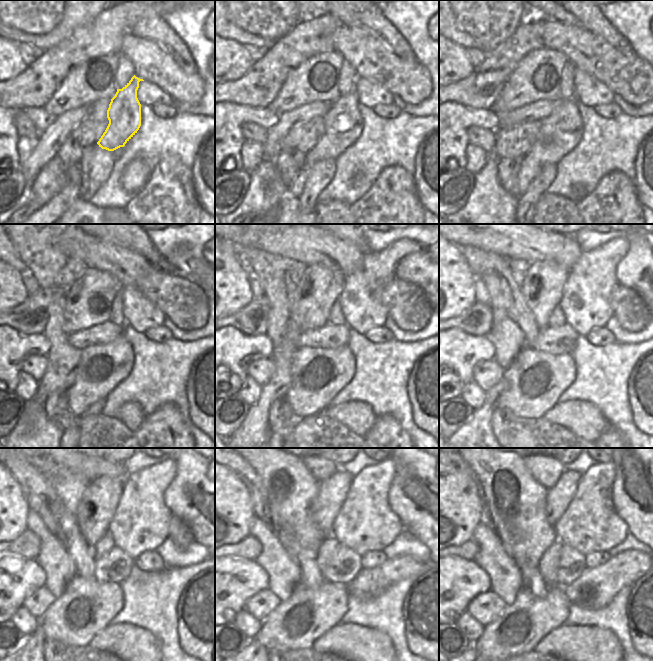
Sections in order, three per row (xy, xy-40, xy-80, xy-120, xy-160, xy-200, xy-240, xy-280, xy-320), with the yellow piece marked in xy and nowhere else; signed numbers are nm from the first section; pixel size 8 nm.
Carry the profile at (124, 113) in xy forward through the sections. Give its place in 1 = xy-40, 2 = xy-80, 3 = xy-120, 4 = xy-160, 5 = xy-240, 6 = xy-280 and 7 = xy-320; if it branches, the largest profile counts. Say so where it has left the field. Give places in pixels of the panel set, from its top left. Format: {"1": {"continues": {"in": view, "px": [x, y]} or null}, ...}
{"1": {"continues": {"in": "xy-40", "px": [343, 124]}}, "2": {"continues": {"in": "xy-80", "px": [559, 133]}}, "3": {"continues": {"in": "xy-120", "px": [101, 368]}}, "4": {"continues": {"in": "xy-160", "px": [317, 375]}}, "5": {"continues": {"in": "xy-240", "px": [87, 606]}}, "6": {"continues": {"in": "xy-280", "px": [298, 622]}}, "7": {"continues": {"in": "xy-320", "px": [519, 628]}}}

